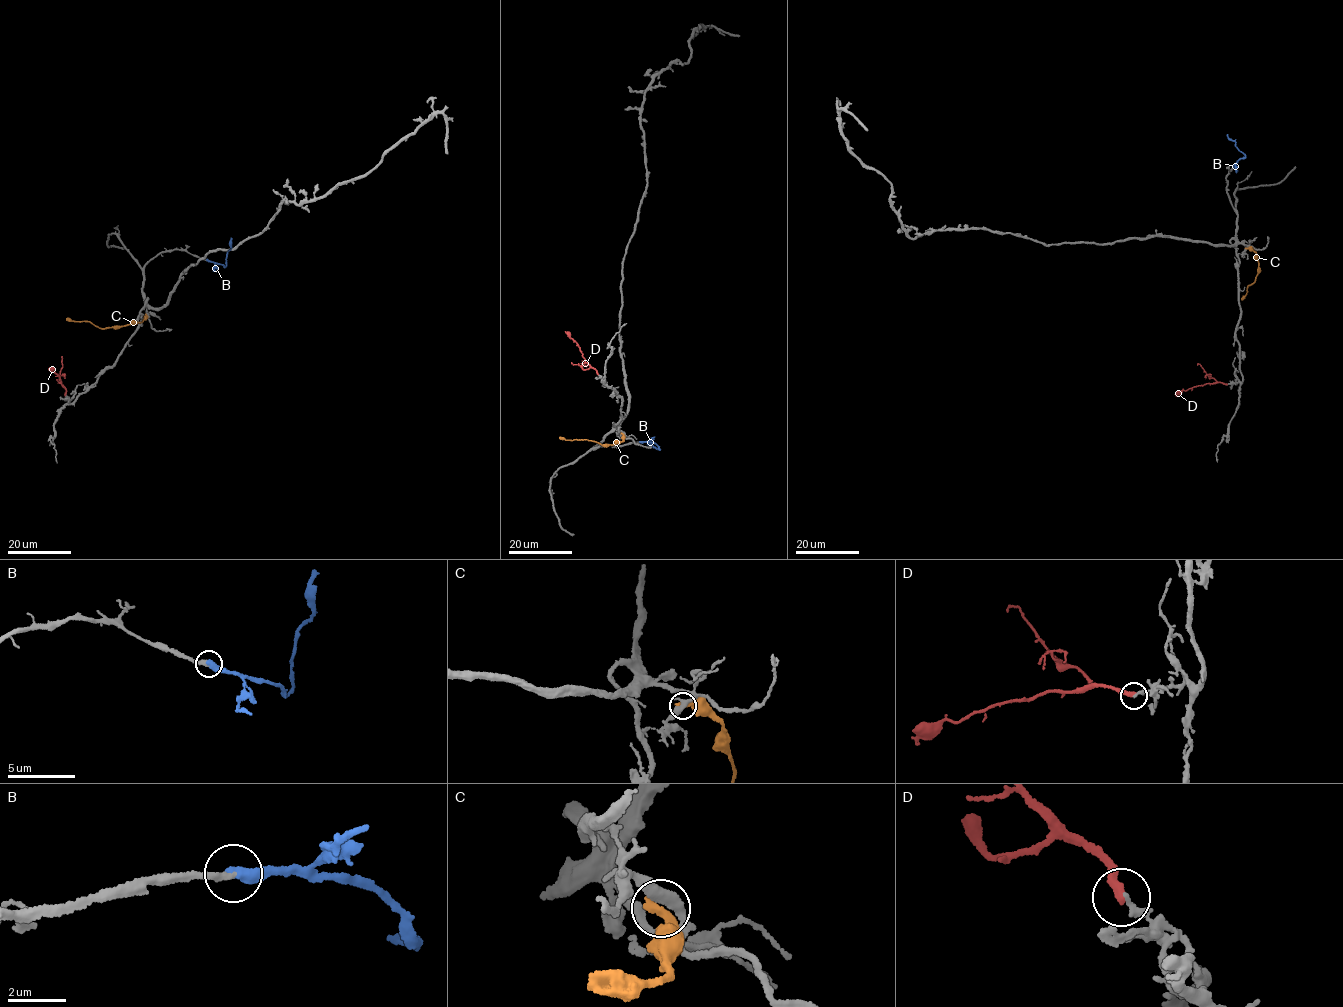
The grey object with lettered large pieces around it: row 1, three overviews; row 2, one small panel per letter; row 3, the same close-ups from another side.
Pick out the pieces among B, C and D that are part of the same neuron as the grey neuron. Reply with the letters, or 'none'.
B

